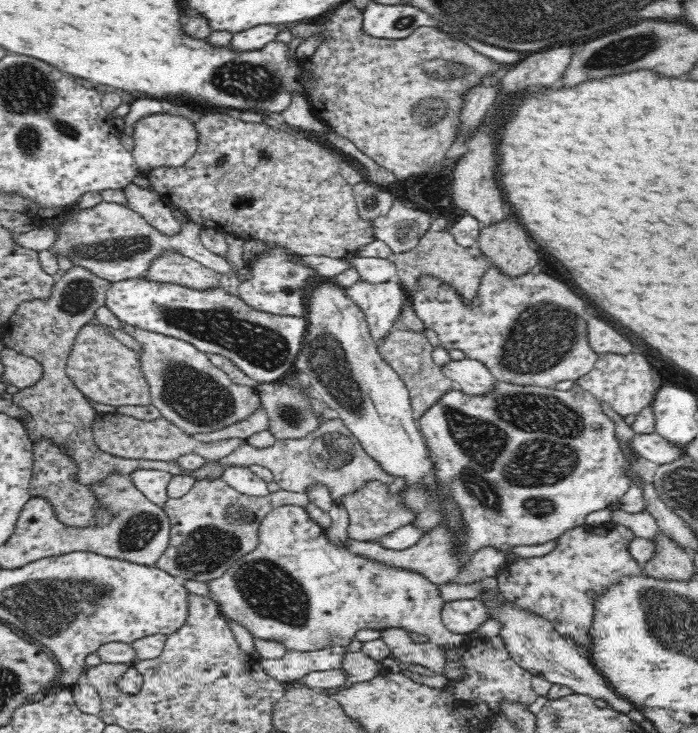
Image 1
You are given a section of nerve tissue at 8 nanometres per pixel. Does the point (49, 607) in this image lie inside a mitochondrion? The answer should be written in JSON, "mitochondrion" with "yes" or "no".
{"mitochondrion":"yes"}

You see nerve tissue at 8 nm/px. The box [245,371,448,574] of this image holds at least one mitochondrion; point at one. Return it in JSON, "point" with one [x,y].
{"point":[335,453]}

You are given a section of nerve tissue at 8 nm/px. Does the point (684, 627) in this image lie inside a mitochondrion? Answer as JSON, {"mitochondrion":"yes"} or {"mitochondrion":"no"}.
{"mitochondrion":"yes"}

